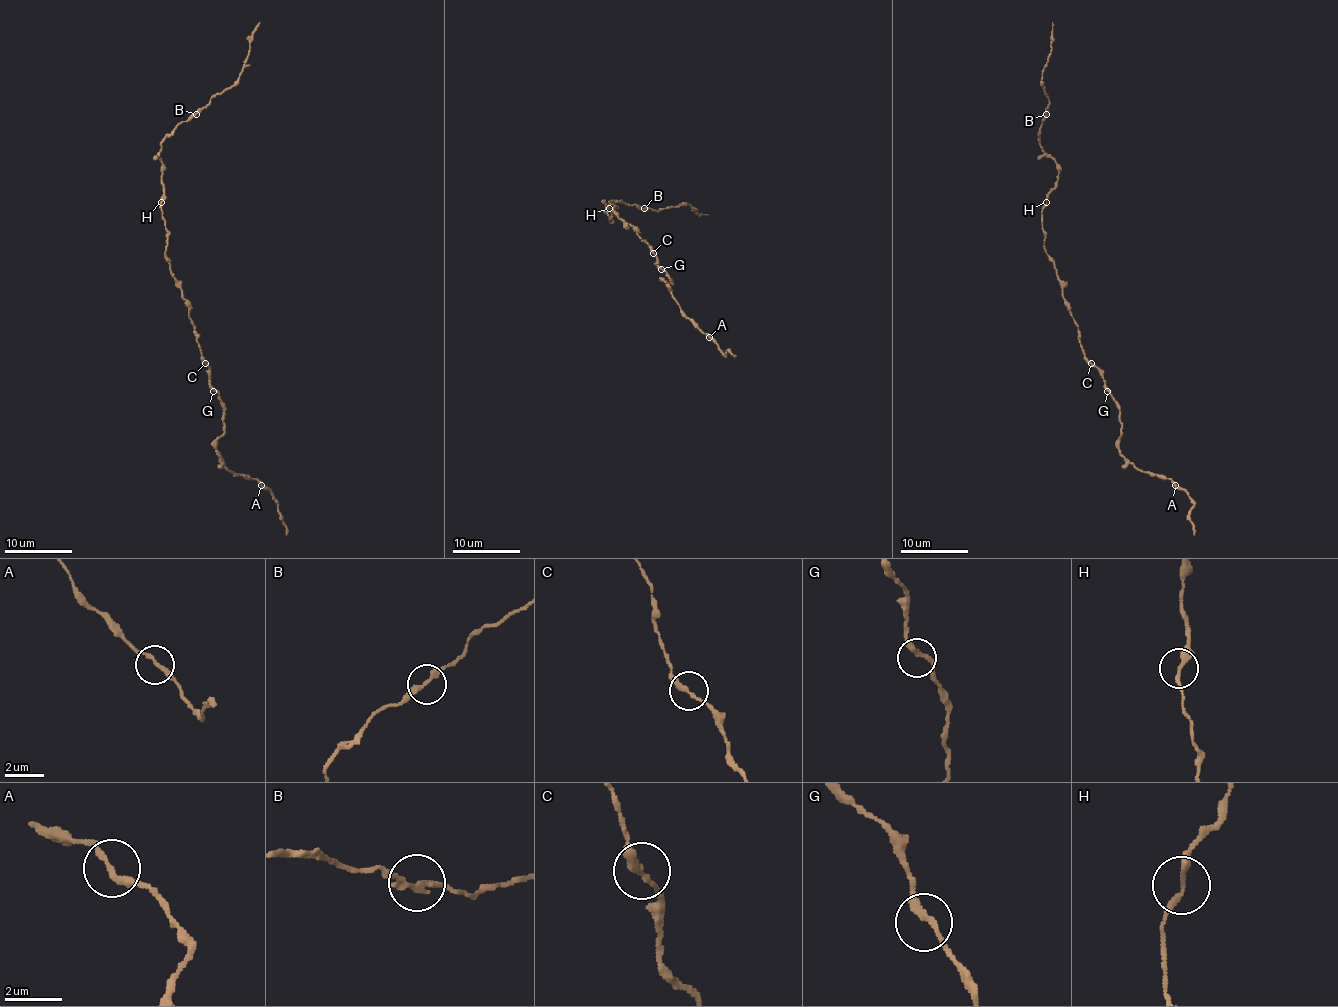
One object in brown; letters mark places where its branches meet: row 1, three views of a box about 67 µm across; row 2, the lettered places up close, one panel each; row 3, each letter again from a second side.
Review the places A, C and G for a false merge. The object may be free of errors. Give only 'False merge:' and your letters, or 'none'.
False merge: none

